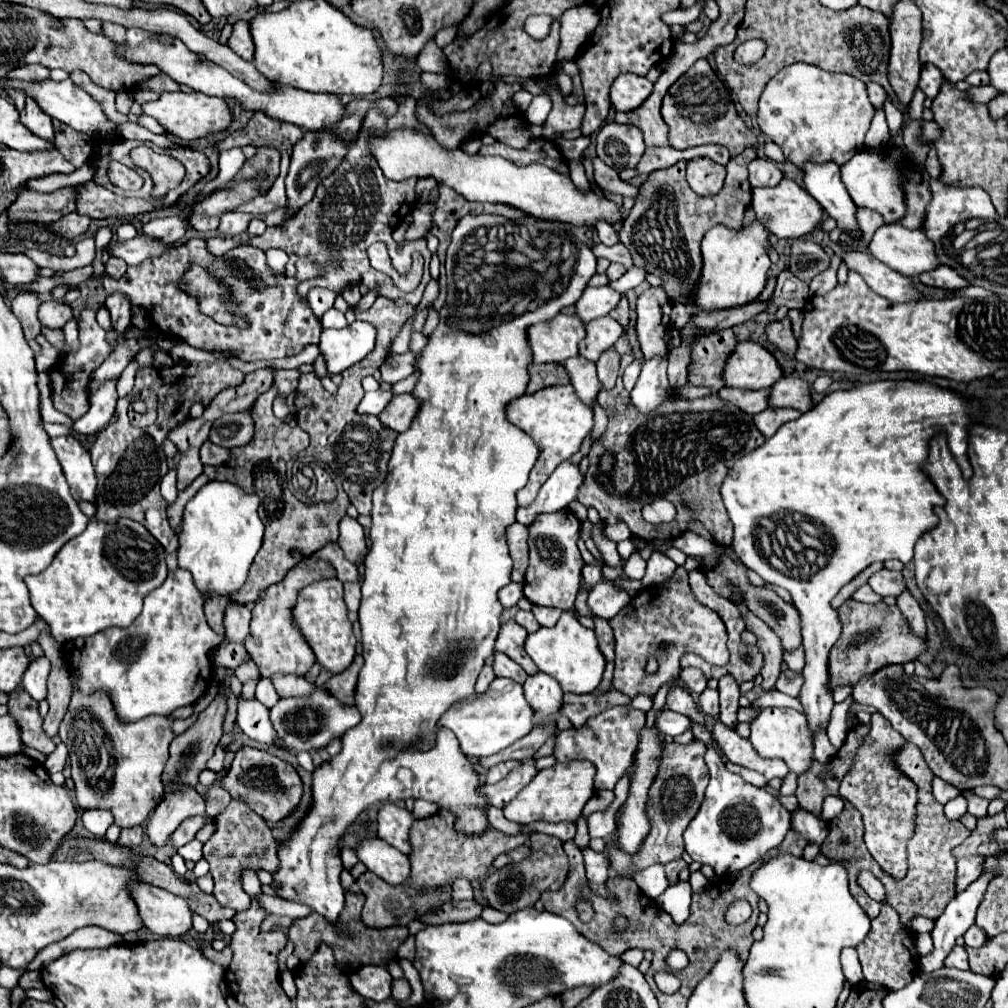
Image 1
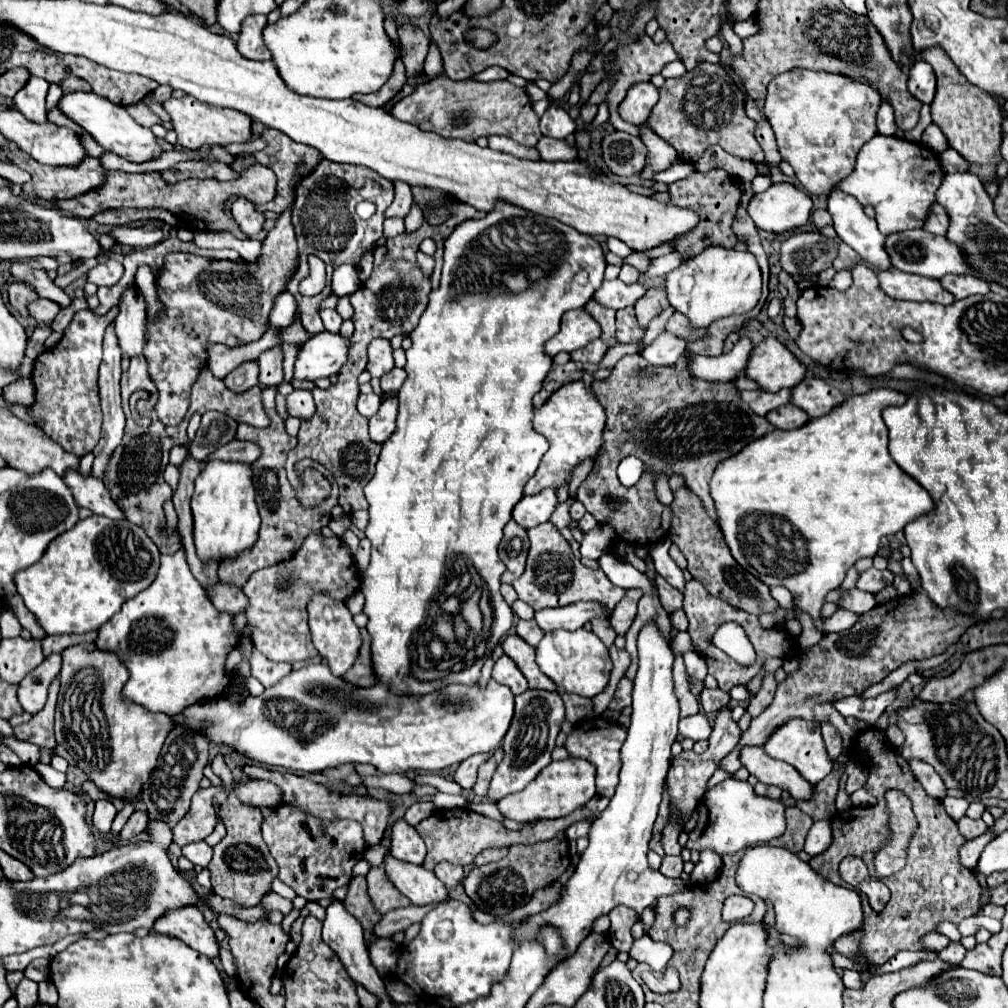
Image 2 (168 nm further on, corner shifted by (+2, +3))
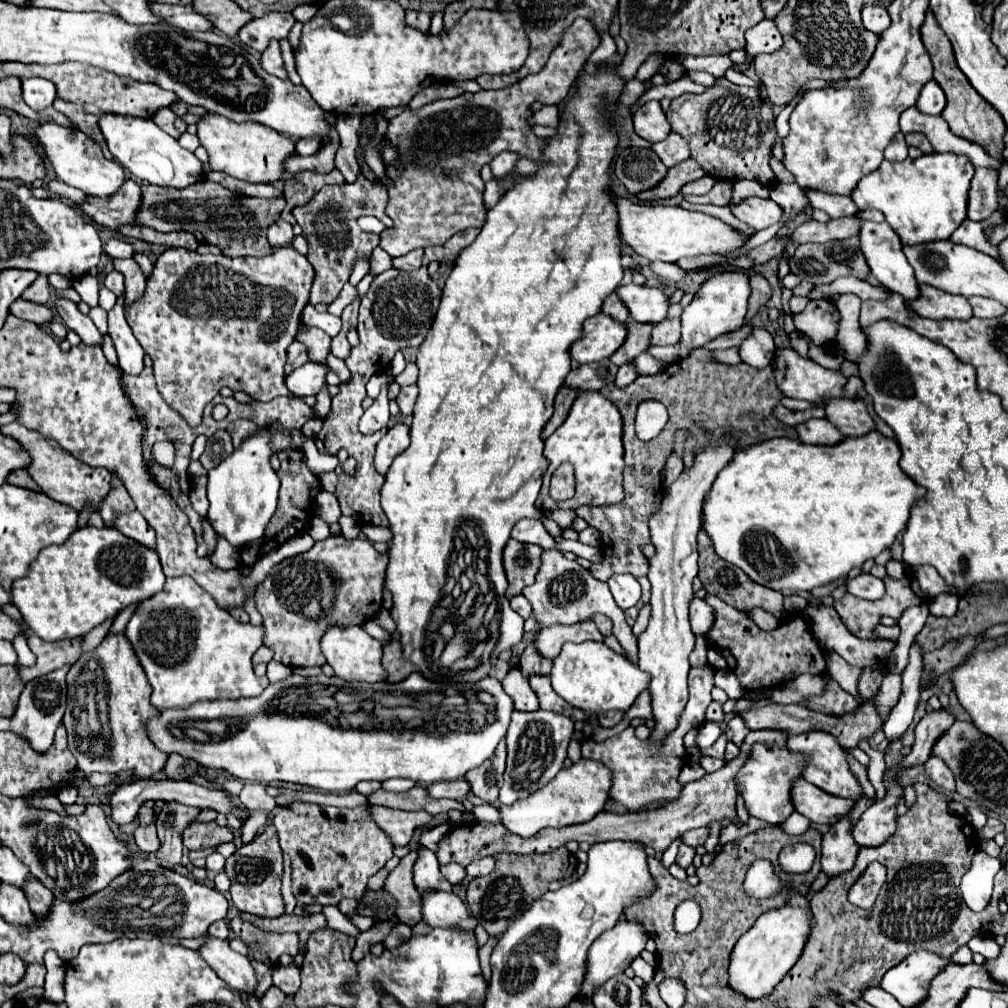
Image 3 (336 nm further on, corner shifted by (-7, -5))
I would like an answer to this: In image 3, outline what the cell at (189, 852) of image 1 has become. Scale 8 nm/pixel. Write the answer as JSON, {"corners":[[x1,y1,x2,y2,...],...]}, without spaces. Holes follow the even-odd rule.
{"corners":[[212,852,210,856,206,856,206,870,210,870,212,874,218,874,222,872,224,868,224,856,218,854,218,852]]}

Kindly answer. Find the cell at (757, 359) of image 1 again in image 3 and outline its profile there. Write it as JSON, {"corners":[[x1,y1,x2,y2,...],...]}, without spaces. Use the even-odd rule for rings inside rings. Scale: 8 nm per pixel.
{"corners":[[776,348,774,378,784,396,808,402,816,402,822,396,838,398,846,384,846,378,840,372,802,358,792,348]]}

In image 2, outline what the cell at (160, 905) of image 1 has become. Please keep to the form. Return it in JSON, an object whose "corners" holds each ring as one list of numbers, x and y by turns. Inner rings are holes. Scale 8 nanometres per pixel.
{"corners":[[179,908,179,912,169,912,155,922,153,930,183,940,189,948,207,958,219,958,219,942,199,908]]}

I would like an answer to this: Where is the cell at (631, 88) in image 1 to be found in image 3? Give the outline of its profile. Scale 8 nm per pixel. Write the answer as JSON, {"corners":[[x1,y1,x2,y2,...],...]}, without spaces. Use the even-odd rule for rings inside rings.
{"corners":[[658,100,646,102,642,108,634,112,632,118,634,118,634,132,648,142,660,142,670,134,670,124]]}

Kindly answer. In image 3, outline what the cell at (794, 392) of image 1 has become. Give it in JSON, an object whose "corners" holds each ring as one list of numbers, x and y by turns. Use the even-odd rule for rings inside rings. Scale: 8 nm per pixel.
{"corners":[[832,398,824,404,826,420,840,428,844,436,862,436,874,430,874,420,866,412,866,402,862,398]]}

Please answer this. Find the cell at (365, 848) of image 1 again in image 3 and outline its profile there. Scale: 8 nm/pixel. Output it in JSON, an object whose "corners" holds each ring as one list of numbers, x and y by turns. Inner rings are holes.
{"corners":[[422,892,422,920,432,928,460,924,464,930,474,930,476,920,468,914,466,904,454,892]]}

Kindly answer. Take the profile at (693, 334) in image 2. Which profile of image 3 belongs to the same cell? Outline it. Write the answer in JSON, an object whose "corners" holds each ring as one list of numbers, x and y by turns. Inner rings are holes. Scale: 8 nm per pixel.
{"corners":[[672,318,672,320,664,320,660,324,654,326,652,332,652,344,676,344,680,340,680,320]]}

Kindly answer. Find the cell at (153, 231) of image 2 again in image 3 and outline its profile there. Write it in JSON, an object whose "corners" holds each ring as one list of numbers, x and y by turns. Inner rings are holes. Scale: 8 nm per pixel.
{"corners":[[112,238,112,240,104,246,104,252,110,254,112,258,132,258,132,256,134,256,134,246,132,246,130,242]]}

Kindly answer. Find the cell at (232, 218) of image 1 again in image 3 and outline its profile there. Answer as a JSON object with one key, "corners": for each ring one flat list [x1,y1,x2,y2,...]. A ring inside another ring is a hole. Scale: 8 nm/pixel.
{"corners":[[276,220,268,226,266,236,268,236,268,242,272,244,272,248,274,246,288,246,292,242,292,236,294,236,292,224,288,224,284,220]]}

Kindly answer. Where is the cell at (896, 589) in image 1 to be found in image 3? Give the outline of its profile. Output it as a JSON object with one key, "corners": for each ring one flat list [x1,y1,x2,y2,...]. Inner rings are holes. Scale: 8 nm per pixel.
{"corners":[[860,574,852,580,848,580,848,592,858,596,858,598,866,598,866,600,878,600,880,596,884,596,886,588,884,582,872,574]]}

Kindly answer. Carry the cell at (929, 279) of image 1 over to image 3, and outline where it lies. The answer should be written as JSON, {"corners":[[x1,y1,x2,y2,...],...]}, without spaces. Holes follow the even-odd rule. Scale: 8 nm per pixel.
{"corners":[[970,296,968,302,970,302,972,310,974,310,974,316,978,316,978,318,998,318,998,316,1002,316,1006,312,1006,308,1000,302,992,300,992,298]]}

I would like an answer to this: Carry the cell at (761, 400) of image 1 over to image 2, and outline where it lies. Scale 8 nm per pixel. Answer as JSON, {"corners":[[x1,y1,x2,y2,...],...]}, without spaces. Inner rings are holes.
{"corners":[[779,390,777,394,769,394,769,392,741,392,743,402,747,402,751,406,751,410,759,416,767,416,771,410,789,404,791,398,791,390]]}

